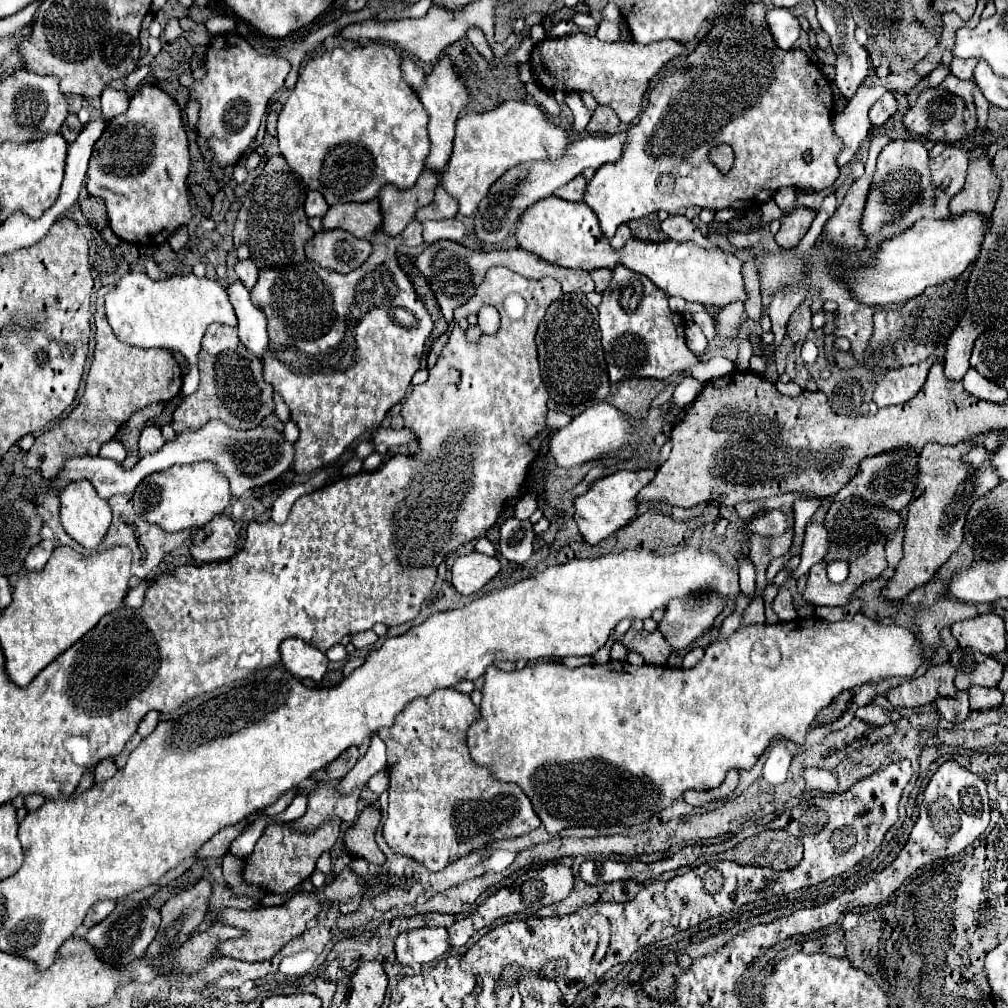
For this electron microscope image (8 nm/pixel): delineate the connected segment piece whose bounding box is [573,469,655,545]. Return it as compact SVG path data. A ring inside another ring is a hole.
M641 469L641 471L617 471L613 475L607 475L599 481L595 481L587 493L579 495L575 503L575 521L579 525L581 535L585 537L587 543L595 545L615 533L617 529L625 527L637 513L635 507L635 497L637 493L653 479L655 471L651 469Z

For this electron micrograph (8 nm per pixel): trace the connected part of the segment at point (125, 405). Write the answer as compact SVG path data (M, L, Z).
M101 287L97 291L97 301L95 301L95 353L93 353L93 361L91 361L91 369L87 375L87 385L81 397L81 403L65 417L59 421L59 425L53 425L49 429L49 433L41 433L39 437L35 437L33 447L27 451L23 465L27 469L39 471L45 479L53 479L59 469L63 469L67 459L73 457L97 457L99 449L103 443L111 441L115 437L115 433L119 431L119 427L133 415L133 411L145 409L151 403L167 403L173 397L179 395L181 391L181 371L177 361L173 359L173 355L164 349L135 349L131 345L121 345L121 341L117 341L117 337L113 335L111 325L105 319L105 309L103 309L103 299L107 295L109 287Z

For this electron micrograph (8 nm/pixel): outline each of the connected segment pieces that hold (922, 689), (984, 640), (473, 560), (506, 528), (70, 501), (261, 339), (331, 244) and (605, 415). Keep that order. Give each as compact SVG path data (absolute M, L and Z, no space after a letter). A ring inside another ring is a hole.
M951 663L929 667L927 673L919 679L903 683L887 693L887 699L893 709L899 707L921 707L935 701L937 697L955 697L957 689L953 687L955 669Z
M979 615L969 621L955 623L951 633L959 641L961 647L969 647L983 655L995 657L1005 651L1005 623L999 615Z
M471 551L463 557L457 557L453 563L453 569L451 569L453 587L461 595L477 593L497 573L499 573L499 561L495 557L481 555L477 551Z
M507 519L501 529L499 529L501 537L499 537L499 551L501 555L513 563L513 565L523 565L531 553L533 553L533 523L527 521L519 521L519 519Z
M73 481L69 483L61 493L59 493L61 509L59 509L59 519L69 537L73 537L79 545L85 549L95 549L101 539L107 533L107 527L111 523L111 507L105 499L101 499L95 493L95 487L89 481Z
M235 281L227 287L229 301L235 307L237 313L237 329L241 343L257 357L263 359L263 355L269 349L269 337L267 337L267 319L265 313L255 307L249 299L249 291L243 287L241 281Z
M319 231L305 245L307 259L319 263L325 269L337 273L351 273L359 269L369 255L373 245L365 239L357 239L347 231Z
M599 403L599 405L585 409L567 427L553 431L551 441L549 441L549 453L559 467L569 469L569 467L581 465L603 453L609 453L609 451L615 451L615 449L627 445L631 441L631 437L633 437L633 431L631 431L631 423L629 423L627 415L617 411L609 403Z

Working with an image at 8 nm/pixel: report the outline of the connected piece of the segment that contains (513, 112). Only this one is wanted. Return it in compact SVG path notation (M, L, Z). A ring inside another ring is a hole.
M505 101L491 111L467 111L457 119L457 131L453 141L453 153L447 165L447 173L441 177L445 189L459 199L459 213L473 215L487 195L489 187L511 167L537 161L557 159L569 145L567 133L557 127L539 105L525 101Z

